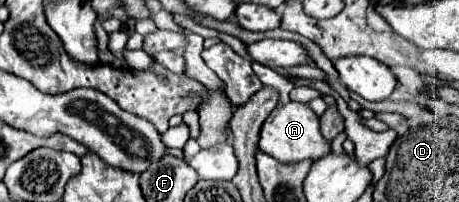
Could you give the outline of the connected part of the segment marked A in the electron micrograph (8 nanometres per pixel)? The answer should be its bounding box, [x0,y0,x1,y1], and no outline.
[259,103,331,163]

